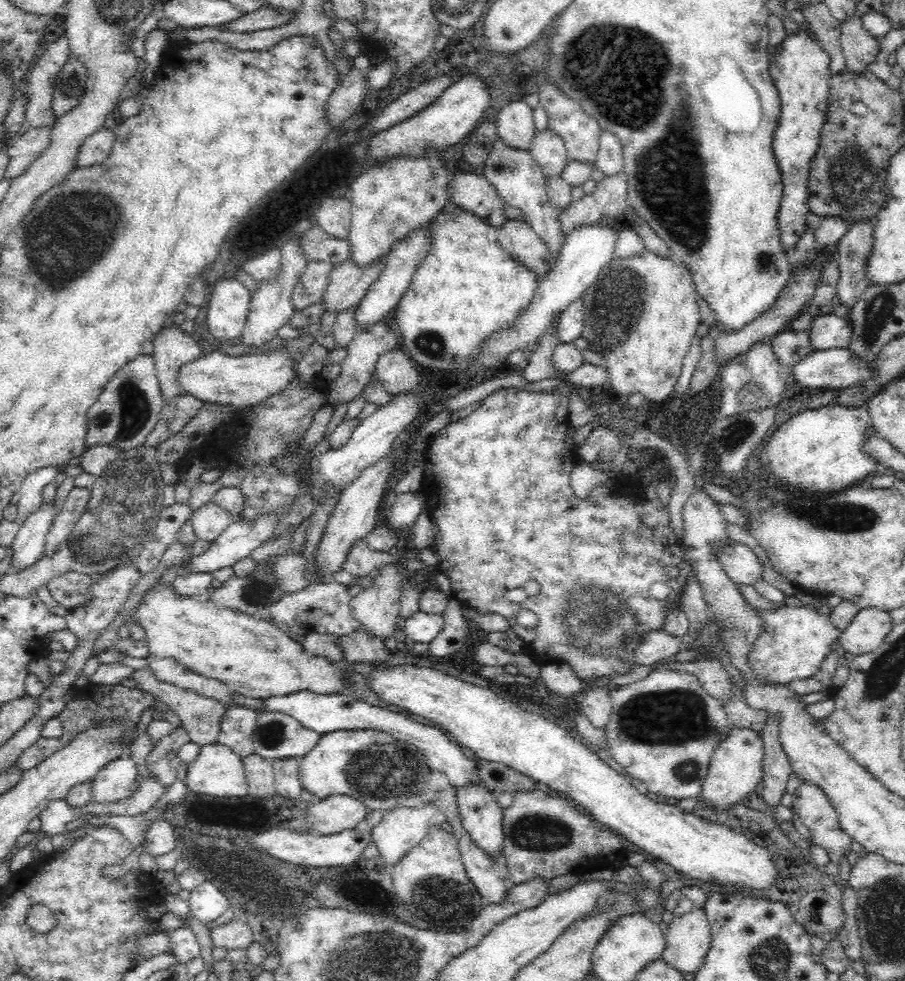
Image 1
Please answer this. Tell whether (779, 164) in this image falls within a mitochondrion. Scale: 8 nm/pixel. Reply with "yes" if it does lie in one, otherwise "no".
no

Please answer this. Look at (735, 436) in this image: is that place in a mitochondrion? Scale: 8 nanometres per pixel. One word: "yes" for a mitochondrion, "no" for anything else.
yes

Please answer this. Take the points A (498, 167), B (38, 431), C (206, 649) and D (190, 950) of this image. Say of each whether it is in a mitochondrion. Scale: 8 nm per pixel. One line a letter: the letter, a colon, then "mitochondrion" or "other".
A: other
B: other
C: other
D: other

